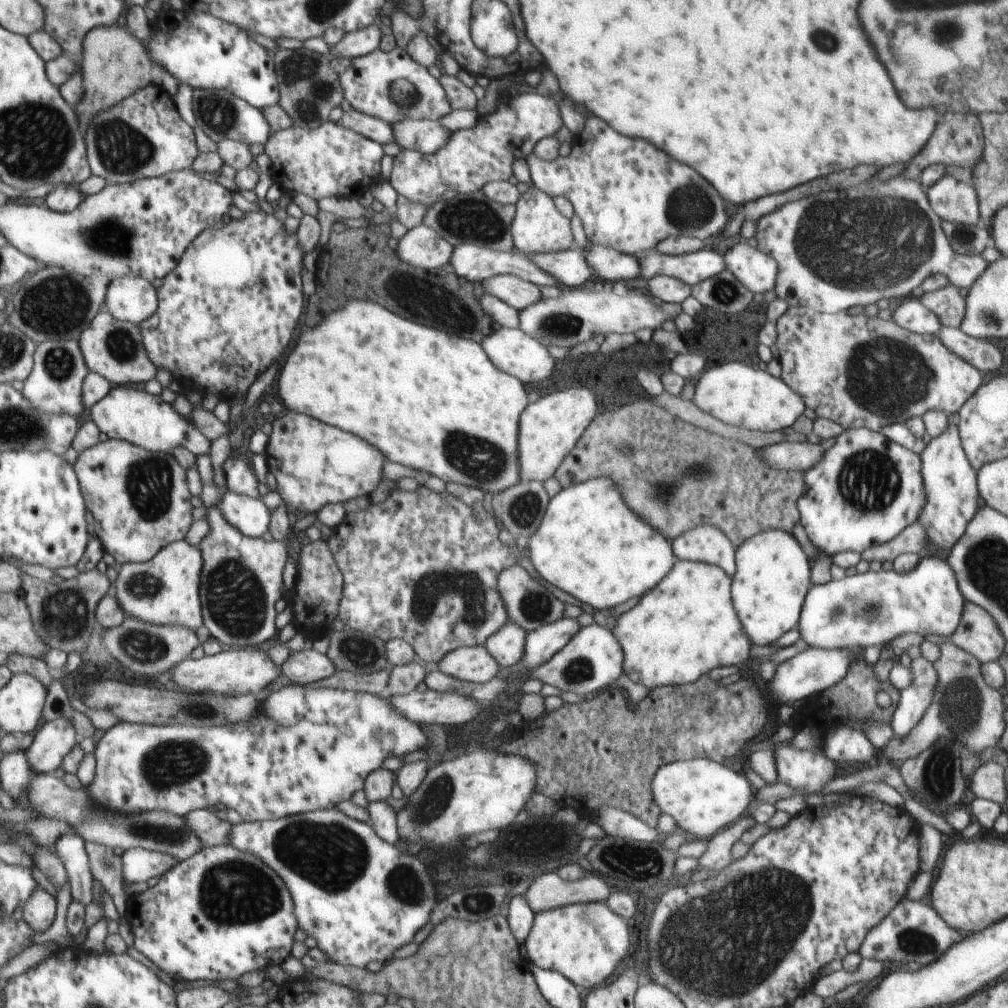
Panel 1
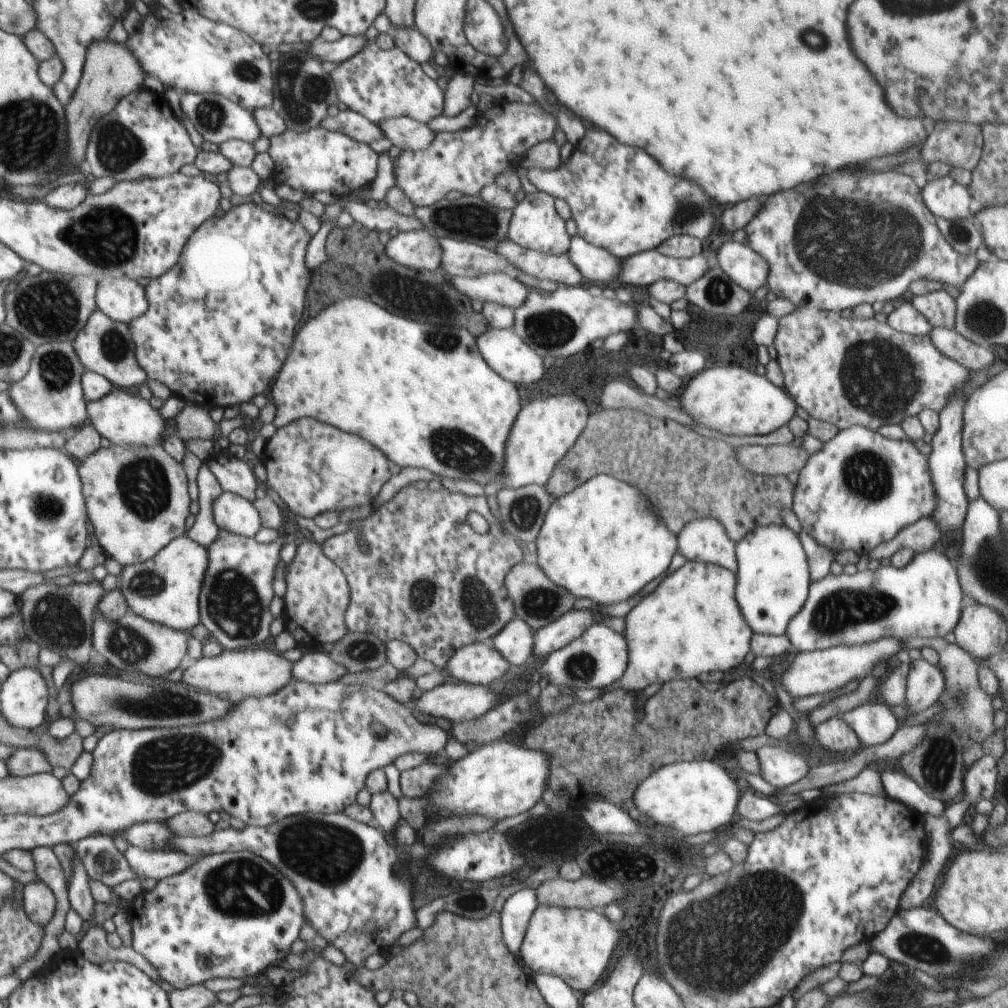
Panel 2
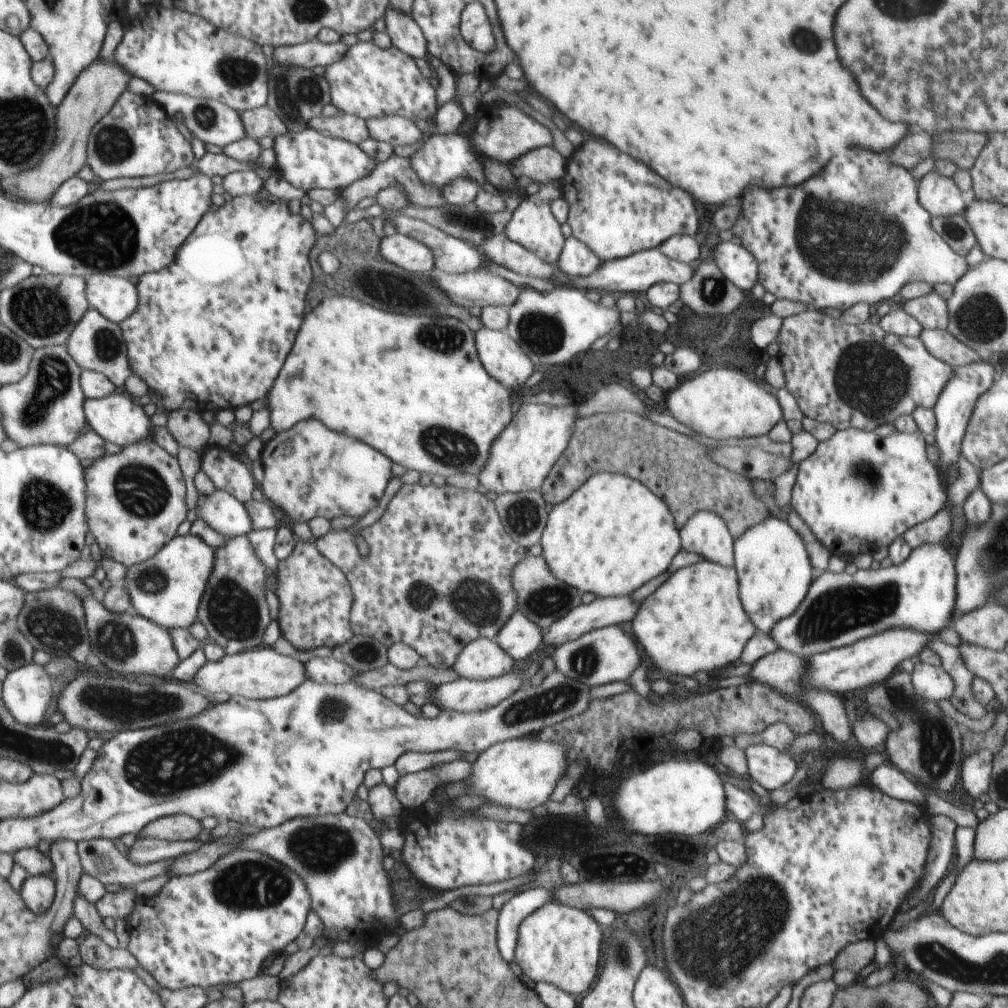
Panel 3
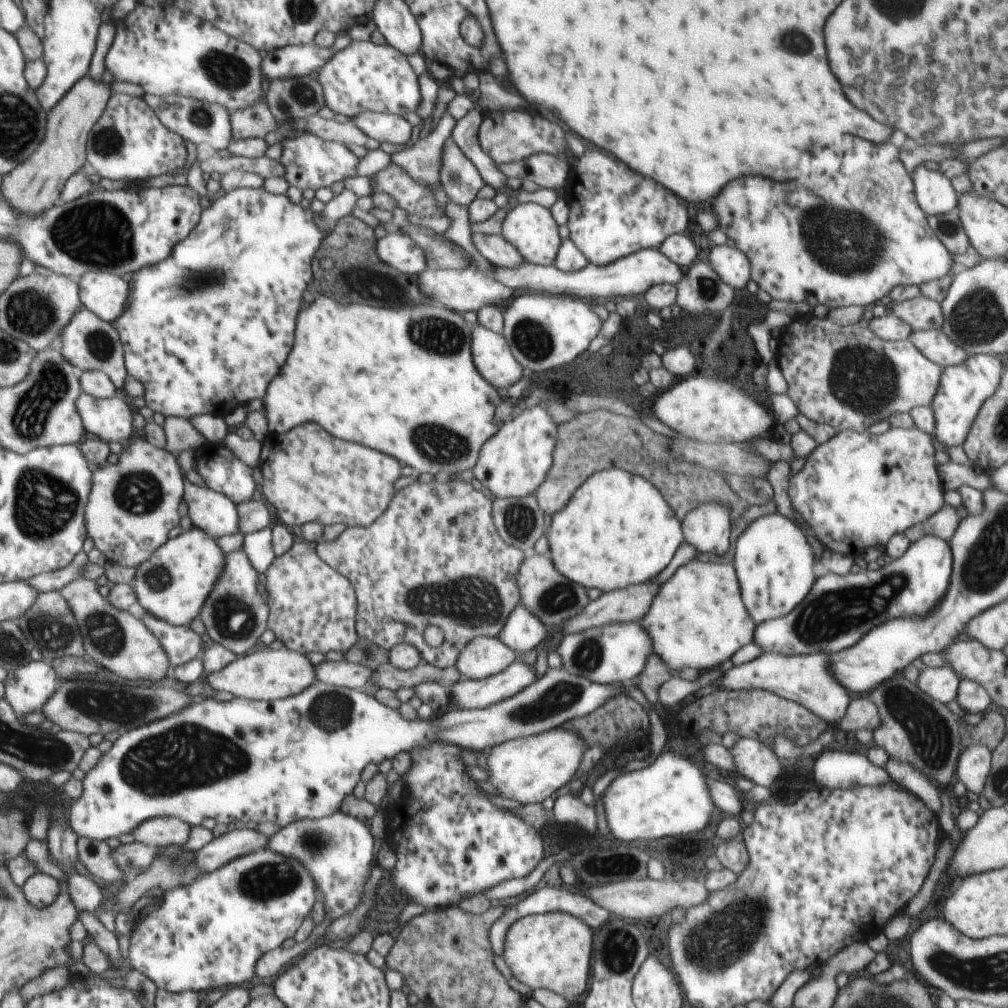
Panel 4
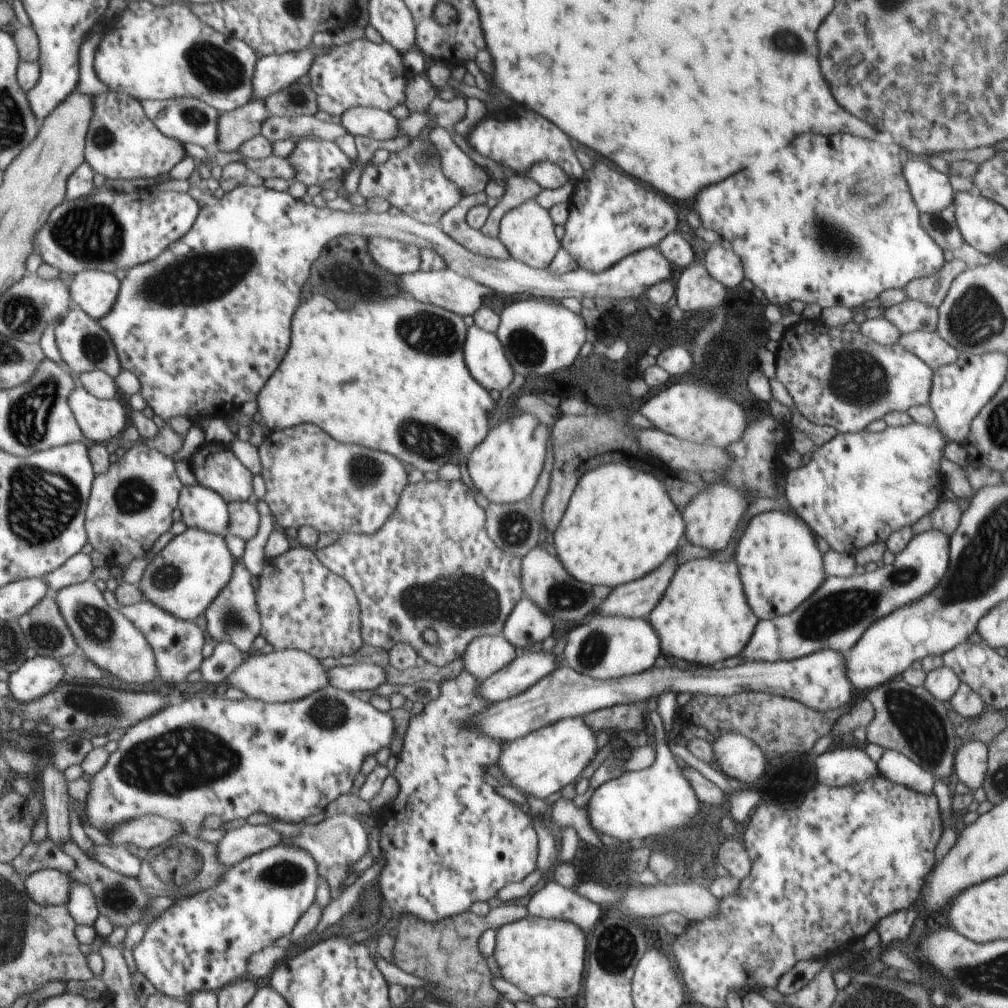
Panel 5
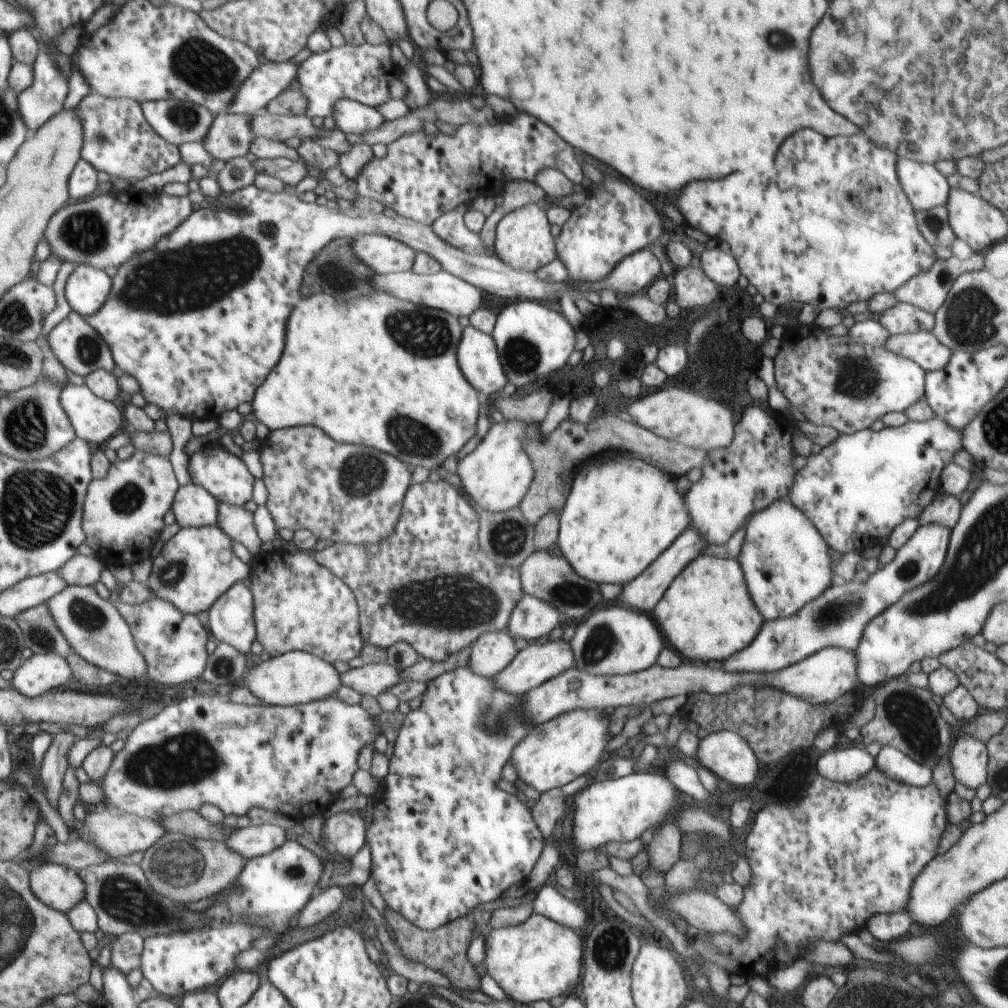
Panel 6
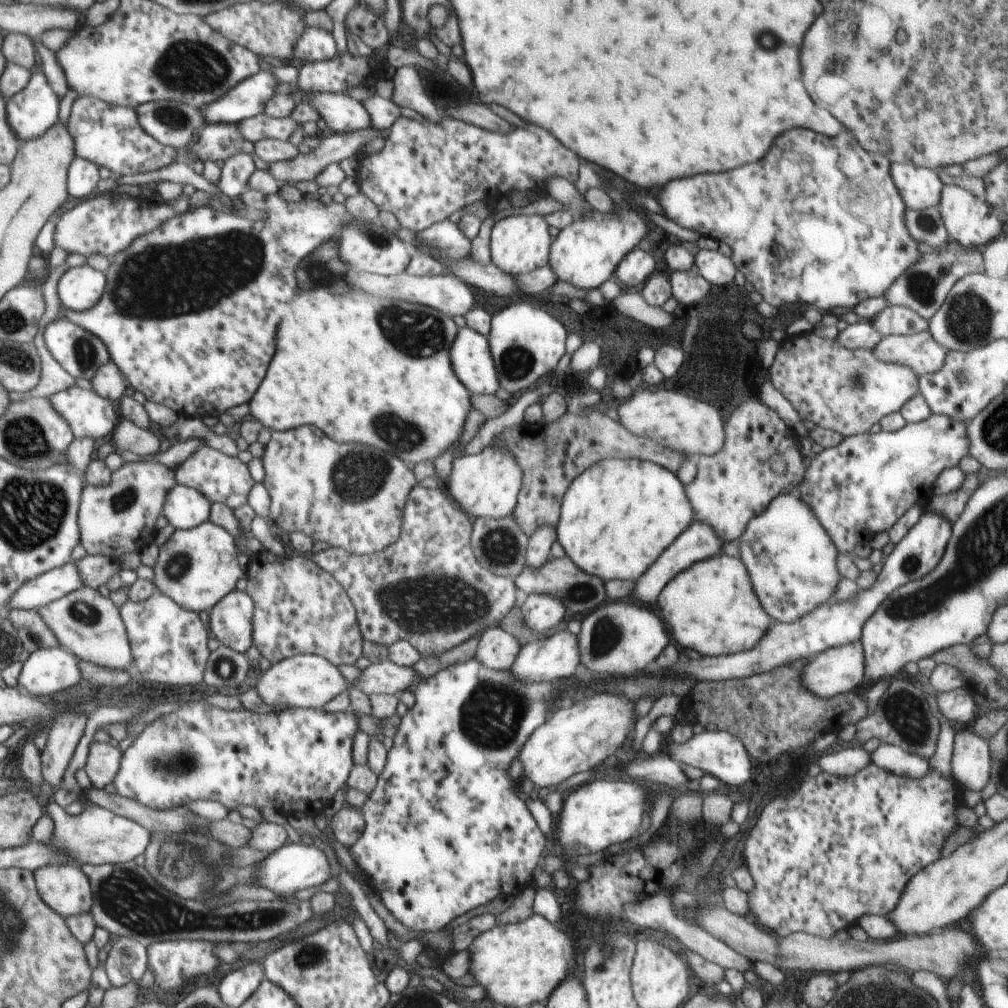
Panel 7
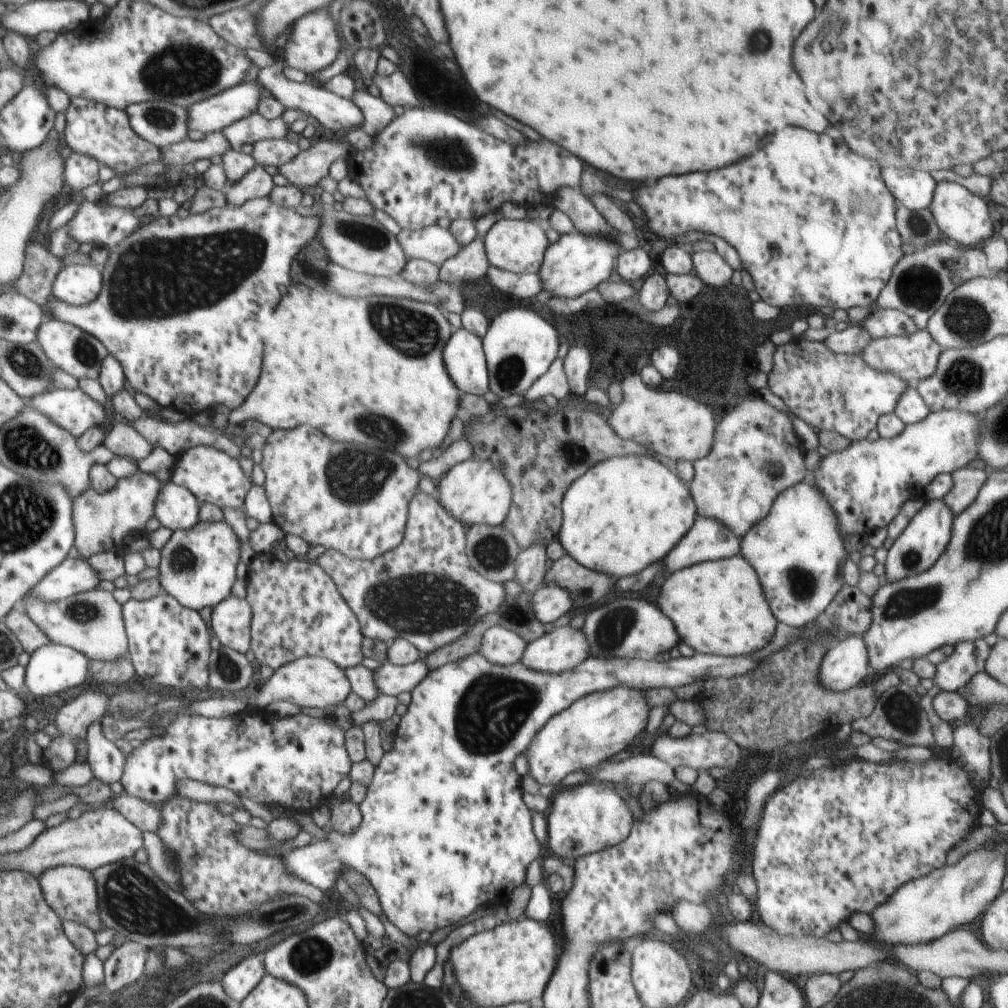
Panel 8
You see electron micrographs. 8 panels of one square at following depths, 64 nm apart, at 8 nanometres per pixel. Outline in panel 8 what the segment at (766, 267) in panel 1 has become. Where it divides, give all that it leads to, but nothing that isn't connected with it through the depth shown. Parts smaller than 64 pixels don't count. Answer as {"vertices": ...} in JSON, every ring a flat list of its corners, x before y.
{"vertices":[[716,250,695,252,691,259,698,278,710,286,724,286,734,274,734,270]]}

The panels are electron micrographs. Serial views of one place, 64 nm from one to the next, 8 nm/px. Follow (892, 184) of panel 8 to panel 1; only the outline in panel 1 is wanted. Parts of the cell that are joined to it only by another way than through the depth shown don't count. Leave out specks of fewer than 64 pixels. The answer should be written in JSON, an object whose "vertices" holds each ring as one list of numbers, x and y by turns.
{"vertices":[[944,175,934,186,926,190,926,198,930,208,944,221,957,223,961,226,977,226,981,224,980,211,978,210,979,193,975,191,973,182,956,182,950,175]]}

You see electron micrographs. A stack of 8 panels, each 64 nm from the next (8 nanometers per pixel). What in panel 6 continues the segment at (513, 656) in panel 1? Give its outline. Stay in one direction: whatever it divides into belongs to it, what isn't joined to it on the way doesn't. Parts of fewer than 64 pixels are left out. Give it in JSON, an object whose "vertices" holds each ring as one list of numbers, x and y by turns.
{"vertices":[[524,594,512,611,506,631,513,639,524,638,532,643,561,623,560,614,552,604]]}

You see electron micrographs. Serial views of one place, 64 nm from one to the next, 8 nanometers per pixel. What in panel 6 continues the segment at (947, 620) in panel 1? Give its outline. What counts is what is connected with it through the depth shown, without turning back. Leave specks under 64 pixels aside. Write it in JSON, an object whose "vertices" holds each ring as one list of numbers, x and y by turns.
{"vertices":[[938,522,918,526,912,538,896,550,895,558,871,574,866,582,856,579,836,581,822,596,808,602,794,616,765,620,750,646,713,665,726,672,776,672,778,669,802,662,823,648,855,650,864,628,872,618,884,612,890,604,898,602,900,596,905,596,906,592,914,590,916,586,926,584,940,572,946,560,950,535,951,529]]}

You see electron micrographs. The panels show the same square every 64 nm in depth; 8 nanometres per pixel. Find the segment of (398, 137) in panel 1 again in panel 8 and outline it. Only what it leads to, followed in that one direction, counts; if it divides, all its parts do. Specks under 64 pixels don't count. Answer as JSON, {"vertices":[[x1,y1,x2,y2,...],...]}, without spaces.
{"vertices":[[275,63,272,66,265,67,259,71,259,75,256,78,264,90,267,90,280,102,284,104,284,108,292,108,294,110,300,110,304,114,308,114,314,118,314,121,319,122,322,126,332,130,332,132,347,132,352,130,352,128,358,128,362,121,364,120,364,115,360,111,360,108,351,102,350,99,340,97,330,91,329,89,324,89,323,87,317,87,306,83,298,83,296,81,289,80,284,72,283,68]]}

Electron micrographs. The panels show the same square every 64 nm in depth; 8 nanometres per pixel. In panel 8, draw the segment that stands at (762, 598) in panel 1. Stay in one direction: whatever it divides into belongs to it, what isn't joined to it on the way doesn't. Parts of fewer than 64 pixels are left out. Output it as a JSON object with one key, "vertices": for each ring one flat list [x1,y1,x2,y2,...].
{"vertices":[[810,478,790,486,788,490,776,497,768,516,756,522,741,537,740,551,740,556,754,568,762,586,763,596,766,596,776,620,794,628,802,627,808,622,823,617,826,607,834,600,845,583,842,570,850,556,844,547,844,538,838,534,834,510,830,508,828,500,822,496,822,492,814,486]]}

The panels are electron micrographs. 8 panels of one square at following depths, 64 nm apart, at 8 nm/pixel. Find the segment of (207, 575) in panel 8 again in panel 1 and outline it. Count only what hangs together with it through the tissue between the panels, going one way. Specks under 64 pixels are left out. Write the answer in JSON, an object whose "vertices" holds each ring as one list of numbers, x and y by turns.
{"vertices":[[178,540,161,548,148,562,117,566,118,577,112,589,118,604,130,618,150,622,153,626,185,626,191,629,204,626,199,595,202,561,199,547,188,544,186,540]]}

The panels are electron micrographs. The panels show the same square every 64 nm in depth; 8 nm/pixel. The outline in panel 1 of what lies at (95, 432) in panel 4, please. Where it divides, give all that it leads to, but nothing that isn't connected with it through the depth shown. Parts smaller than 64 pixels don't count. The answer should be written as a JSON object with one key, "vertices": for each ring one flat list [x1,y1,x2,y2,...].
{"vertices":[[113,386,102,400,99,400,88,409,87,418,92,419,98,427,98,430,112,440,126,440,126,442,142,448,166,453,172,453,174,448,186,448,186,450,192,452,196,458,209,454,209,437,204,436,204,434,188,420,187,416,178,414,172,404,162,402,160,395,152,396,152,394,148,394,146,390,140,390,137,386]]}

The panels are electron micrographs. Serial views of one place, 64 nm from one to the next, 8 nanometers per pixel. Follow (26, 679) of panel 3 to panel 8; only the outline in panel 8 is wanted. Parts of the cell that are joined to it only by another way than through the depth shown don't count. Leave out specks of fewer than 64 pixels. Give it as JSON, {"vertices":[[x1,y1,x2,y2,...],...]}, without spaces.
{"vertices":[[51,642,42,646,42,648,38,648,30,656,30,662,25,668,24,690,36,696,52,696,58,694,58,692,64,692,64,690,73,691,77,687,81,687,82,684,89,683,88,662,90,660,82,652,64,644]]}

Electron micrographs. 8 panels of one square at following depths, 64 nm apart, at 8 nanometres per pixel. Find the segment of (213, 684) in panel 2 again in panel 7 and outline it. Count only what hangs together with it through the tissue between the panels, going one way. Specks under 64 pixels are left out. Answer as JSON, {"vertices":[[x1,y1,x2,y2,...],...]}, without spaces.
{"vertices":[[298,654,271,665,266,672,261,672,255,689,262,702,275,708,278,706,320,708,351,688,338,667,317,654]]}

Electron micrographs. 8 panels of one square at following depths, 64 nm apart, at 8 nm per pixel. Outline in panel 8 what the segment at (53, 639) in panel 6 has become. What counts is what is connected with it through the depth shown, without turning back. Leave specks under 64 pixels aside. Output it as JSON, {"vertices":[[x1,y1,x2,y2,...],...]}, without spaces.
{"vertices":[[23,602,18,603,17,606,10,611,10,614,5,616,4,622,10,629,10,632,18,638,23,652,30,654,30,656,32,656,38,648,42,648,42,646,51,643,51,640,48,640,48,636,38,628,38,625,30,620,30,616,28,616,26,610,23,609]]}

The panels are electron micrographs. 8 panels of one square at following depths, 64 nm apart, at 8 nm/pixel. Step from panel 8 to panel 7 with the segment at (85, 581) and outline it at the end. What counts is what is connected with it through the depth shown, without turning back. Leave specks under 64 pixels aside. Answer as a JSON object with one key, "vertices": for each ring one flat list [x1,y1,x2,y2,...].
{"vertices":[[70,560,68,564,49,570,22,584,18,592,14,592,14,596,8,600,7,611,14,608,18,610,42,608,78,588,84,588,84,580,80,578,76,562]]}

